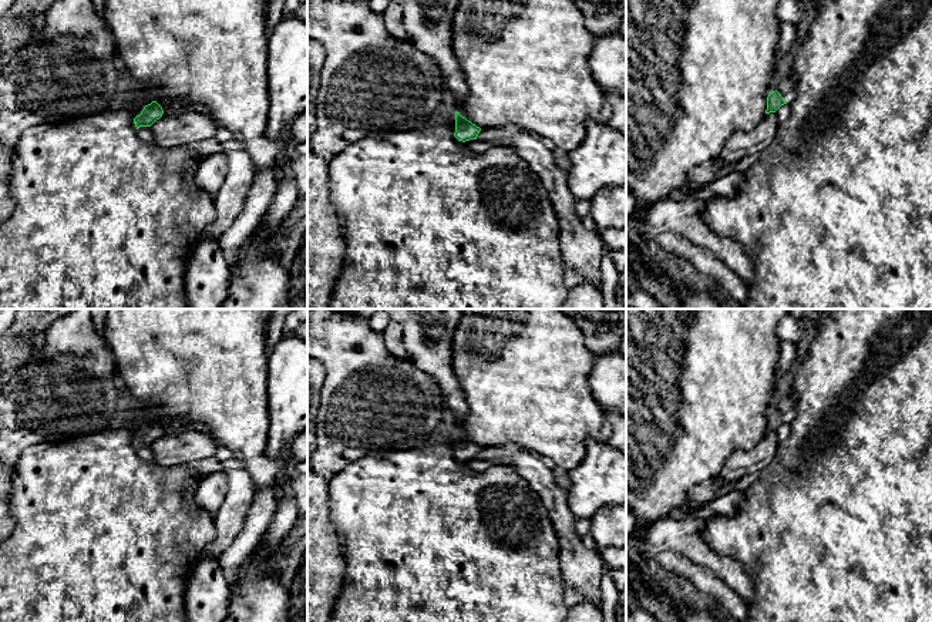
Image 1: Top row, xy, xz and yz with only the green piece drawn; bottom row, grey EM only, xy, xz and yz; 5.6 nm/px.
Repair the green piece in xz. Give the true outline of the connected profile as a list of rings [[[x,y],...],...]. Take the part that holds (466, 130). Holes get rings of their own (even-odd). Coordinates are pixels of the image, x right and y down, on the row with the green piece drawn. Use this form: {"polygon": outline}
{"polygon": [[[455,111],[455,132],[454,137],[458,141],[470,141],[477,139],[481,128],[468,121],[465,117],[462,117],[460,112]]]}

